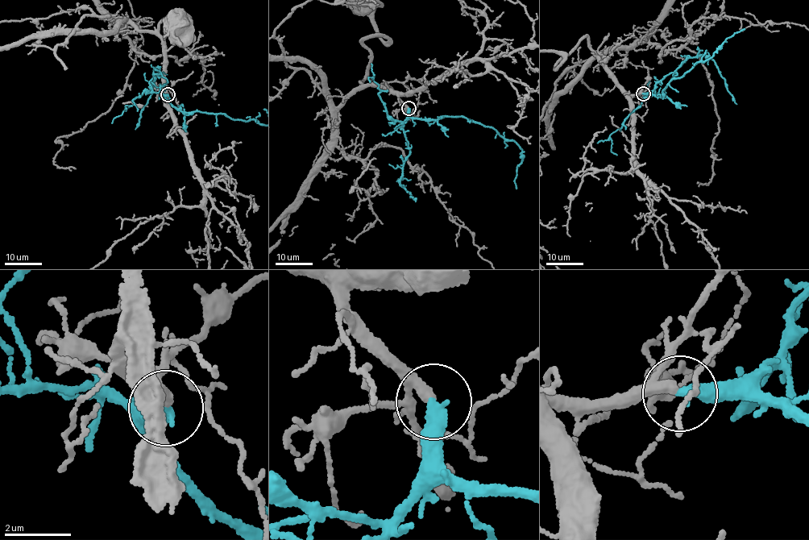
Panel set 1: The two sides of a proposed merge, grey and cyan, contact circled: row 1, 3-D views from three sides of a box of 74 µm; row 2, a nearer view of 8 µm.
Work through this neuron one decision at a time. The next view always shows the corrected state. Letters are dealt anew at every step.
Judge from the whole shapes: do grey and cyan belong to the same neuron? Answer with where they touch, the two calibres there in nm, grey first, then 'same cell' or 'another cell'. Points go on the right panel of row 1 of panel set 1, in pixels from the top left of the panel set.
(643, 93) | 240/400 nm | same cell

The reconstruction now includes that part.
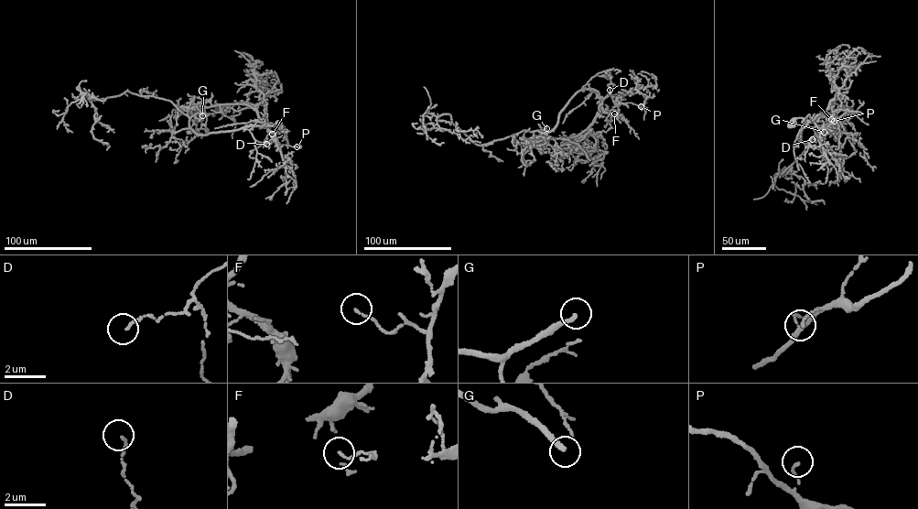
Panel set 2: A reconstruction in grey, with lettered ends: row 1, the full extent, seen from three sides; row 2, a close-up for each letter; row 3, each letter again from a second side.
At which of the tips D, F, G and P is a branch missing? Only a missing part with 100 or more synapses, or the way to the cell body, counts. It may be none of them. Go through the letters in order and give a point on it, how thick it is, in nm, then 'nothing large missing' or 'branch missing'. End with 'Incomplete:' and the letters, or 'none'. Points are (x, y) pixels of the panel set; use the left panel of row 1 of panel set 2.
D: at (266, 144); 120 nm thick; nothing large missing
F: at (272, 134); 110 nm thick; nothing large missing
G: at (202, 115); 240 nm thick; branch missing
P: at (296, 146); 110 nm thick; nothing large missing
Incomplete: G

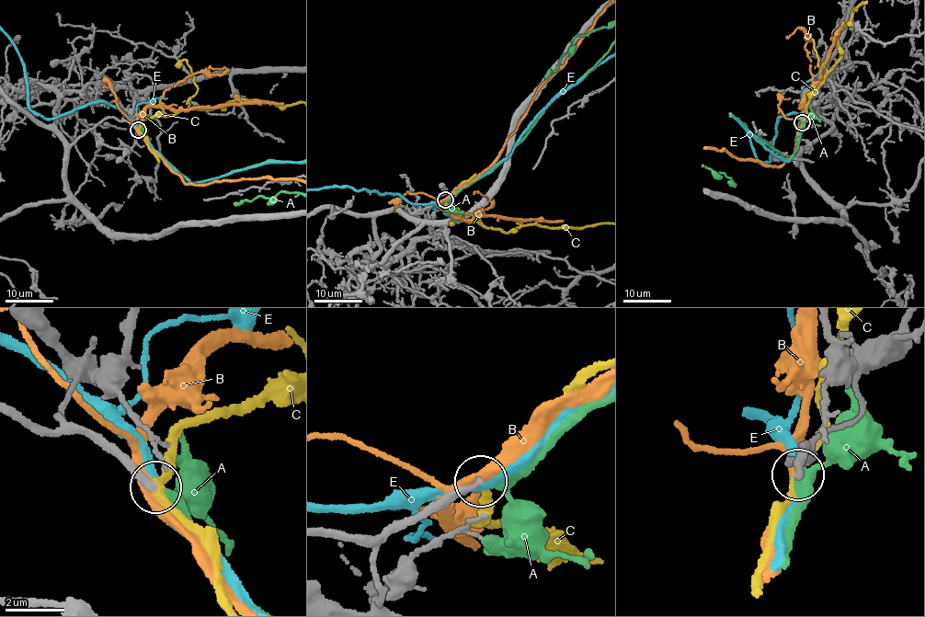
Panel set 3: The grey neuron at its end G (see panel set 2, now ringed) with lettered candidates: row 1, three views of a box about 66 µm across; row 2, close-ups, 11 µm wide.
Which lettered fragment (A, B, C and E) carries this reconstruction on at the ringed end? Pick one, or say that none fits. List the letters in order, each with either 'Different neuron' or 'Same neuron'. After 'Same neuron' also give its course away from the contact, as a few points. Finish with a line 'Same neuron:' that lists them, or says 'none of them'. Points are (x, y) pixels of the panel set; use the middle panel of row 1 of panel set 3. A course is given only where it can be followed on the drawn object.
A: Same neuron
B: Different neuron
C: Different neuron
E: Different neuron
Same neuron: A

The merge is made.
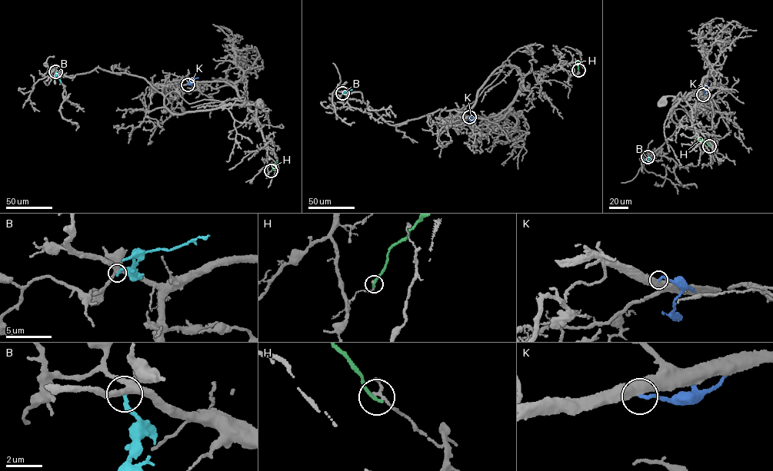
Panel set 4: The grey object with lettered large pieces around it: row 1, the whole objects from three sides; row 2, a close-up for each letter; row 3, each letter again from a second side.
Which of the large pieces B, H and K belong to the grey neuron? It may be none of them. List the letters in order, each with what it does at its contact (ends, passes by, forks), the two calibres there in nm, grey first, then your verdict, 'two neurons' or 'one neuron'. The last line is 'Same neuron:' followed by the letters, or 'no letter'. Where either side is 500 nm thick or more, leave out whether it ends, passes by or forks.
B: it ends; calibres 360 and 240 nm; two neurons
H: it ends; calibres 200 and 190 nm; two neurons
K: calibres 600 and 190 nm; two neurons
Same neuron: no letter

